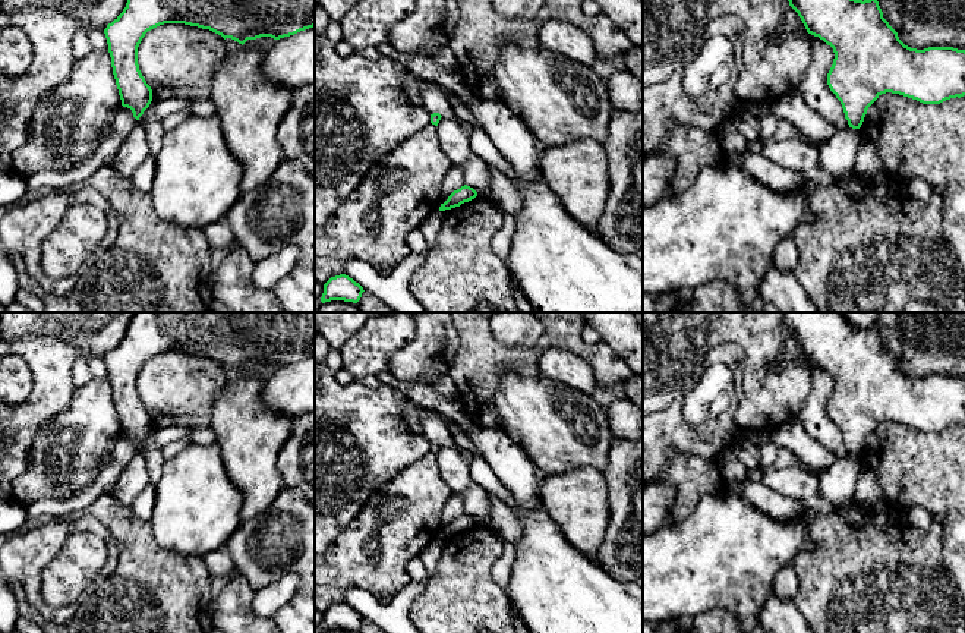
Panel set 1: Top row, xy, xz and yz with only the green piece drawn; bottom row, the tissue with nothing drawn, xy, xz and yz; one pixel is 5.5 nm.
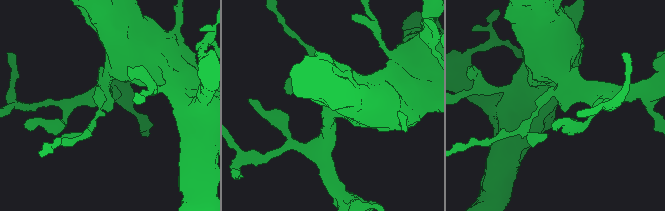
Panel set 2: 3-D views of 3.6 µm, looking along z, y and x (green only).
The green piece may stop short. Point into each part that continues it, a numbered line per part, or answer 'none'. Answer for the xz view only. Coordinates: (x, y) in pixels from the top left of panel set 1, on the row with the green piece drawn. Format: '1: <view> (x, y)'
none

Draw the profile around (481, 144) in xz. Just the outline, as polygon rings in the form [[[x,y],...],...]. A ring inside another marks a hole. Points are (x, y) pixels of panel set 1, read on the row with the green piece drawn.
[[[473,127],[469,136],[472,152],[483,160],[488,166],[496,167],[508,179],[514,179],[515,173],[508,161],[498,152],[496,147],[482,127]]]

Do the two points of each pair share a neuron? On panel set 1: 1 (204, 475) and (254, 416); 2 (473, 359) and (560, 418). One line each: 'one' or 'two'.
1: two
2: two

